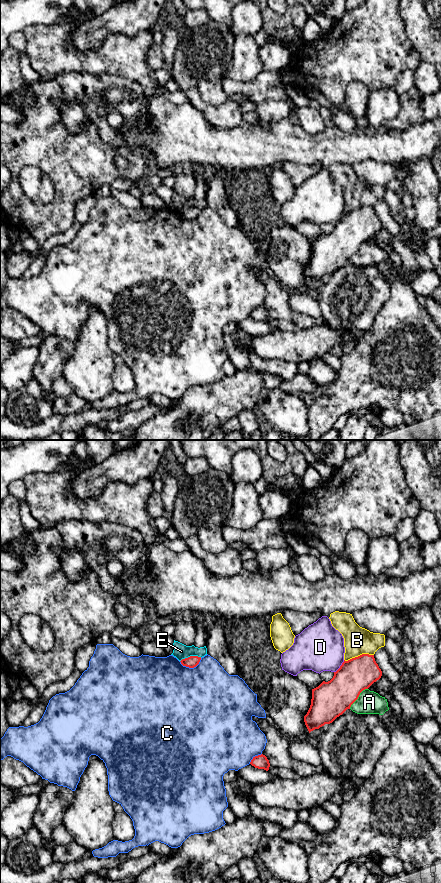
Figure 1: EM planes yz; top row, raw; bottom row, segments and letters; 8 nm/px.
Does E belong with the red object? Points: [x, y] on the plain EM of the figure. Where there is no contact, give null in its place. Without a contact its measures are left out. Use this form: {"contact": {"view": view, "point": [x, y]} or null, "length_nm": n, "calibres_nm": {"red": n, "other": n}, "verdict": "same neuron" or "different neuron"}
{"contact": {"view": "yz", "point": [190, 208]}, "length_nm": 180, "calibres_nm": {"red": 90, "other": 120}, "verdict": "different neuron"}

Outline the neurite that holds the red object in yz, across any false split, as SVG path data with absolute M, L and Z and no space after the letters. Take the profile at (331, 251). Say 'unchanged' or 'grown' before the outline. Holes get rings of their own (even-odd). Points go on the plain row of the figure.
unchanged; M362 206L348 213L344 212L340 220L334 224L334 228L330 233L323 233L318 239L312 241L311 257L304 268L304 274L309 285L325 276L332 275L347 261L350 261L360 245L368 241L381 228L382 223L376 215L374 207Z

